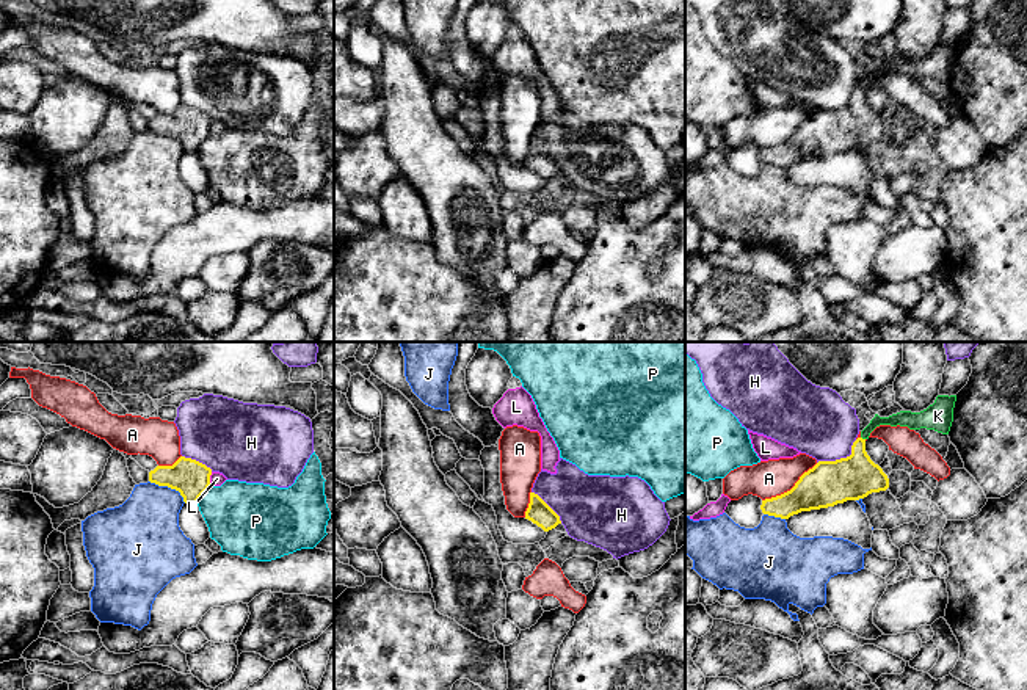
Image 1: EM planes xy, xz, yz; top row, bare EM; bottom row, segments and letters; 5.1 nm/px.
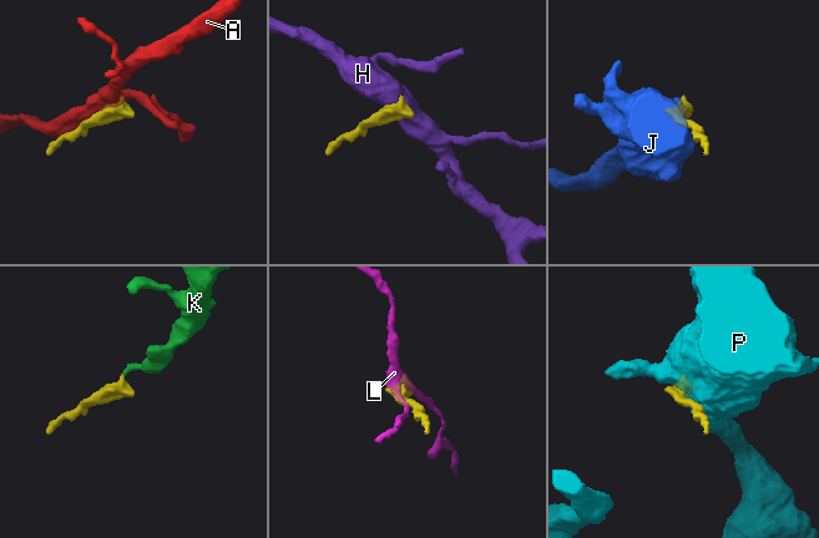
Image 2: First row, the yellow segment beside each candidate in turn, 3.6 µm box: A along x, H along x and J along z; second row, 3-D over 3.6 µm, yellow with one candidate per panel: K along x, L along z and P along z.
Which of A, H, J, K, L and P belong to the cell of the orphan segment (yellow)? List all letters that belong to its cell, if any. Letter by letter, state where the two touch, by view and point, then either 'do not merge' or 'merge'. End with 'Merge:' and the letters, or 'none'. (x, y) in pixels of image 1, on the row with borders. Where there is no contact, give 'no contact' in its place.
A: contact yz (792, 488); do not merge
H: contact yz (841, 458); do not merge
J: contact xy (170, 486); do not merge
K: contact yz (861, 438); merge
L: contact xy (209, 479); do not merge
P: contact xy (203, 493); do not merge
Merge: K

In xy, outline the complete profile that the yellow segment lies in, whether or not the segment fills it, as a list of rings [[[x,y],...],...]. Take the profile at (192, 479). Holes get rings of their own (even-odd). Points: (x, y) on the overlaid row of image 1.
[[[180,456],[172,466],[157,466],[149,472],[149,481],[176,489],[185,503],[196,503],[210,486],[212,469]]]

